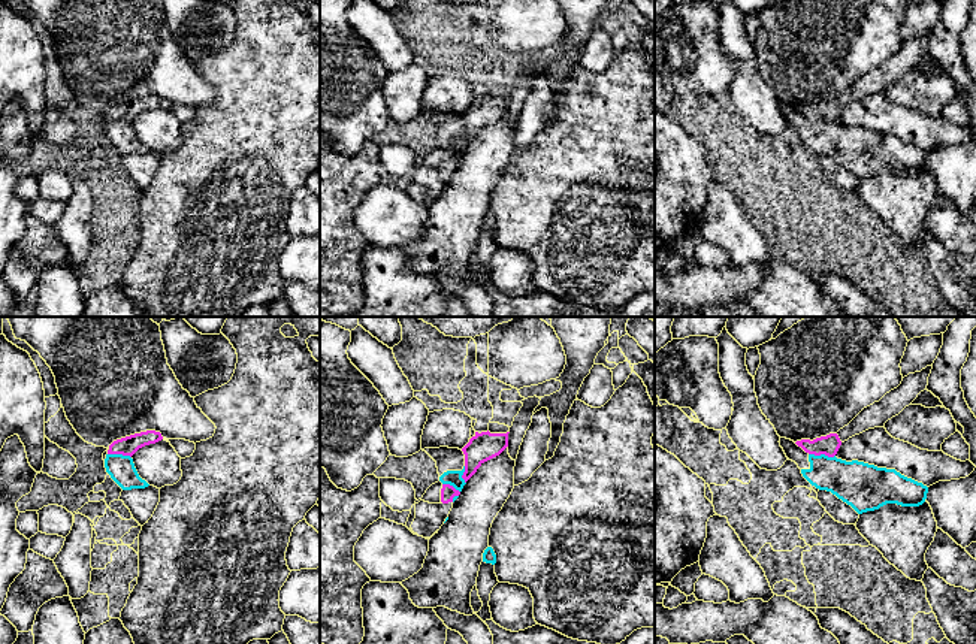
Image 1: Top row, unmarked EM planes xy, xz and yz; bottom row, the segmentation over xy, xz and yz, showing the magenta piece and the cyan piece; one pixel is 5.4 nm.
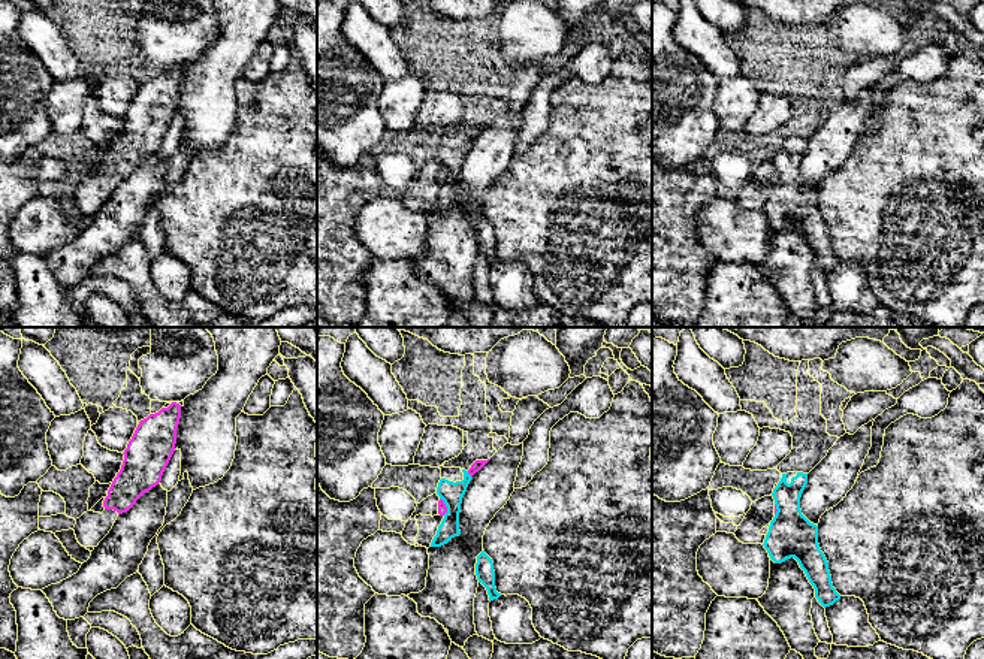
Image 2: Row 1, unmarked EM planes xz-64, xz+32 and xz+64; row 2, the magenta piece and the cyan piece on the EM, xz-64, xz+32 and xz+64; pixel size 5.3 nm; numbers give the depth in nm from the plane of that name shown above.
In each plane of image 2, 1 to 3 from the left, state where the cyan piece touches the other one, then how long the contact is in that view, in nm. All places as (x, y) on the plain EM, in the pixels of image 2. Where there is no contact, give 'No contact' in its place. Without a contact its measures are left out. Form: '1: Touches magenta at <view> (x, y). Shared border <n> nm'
1: No contact
2: Touches magenta at xz+32 (470, 139). Shared border 50 nm
3: Touches magenta at xz+64 (776, 175). Shared border 60 nm

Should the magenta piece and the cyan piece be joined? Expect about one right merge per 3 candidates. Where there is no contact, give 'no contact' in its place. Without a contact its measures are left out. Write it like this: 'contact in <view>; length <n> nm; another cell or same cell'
contact in yz; length 140 nm; another cell

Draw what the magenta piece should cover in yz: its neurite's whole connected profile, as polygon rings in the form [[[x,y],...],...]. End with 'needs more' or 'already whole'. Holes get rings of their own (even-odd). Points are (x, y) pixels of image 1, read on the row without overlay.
[[[830,99],[827,102],[810,105],[801,105],[795,108],[806,118],[821,121],[825,120],[828,123],[834,123],[841,111],[841,106],[837,99]]]; already whole

